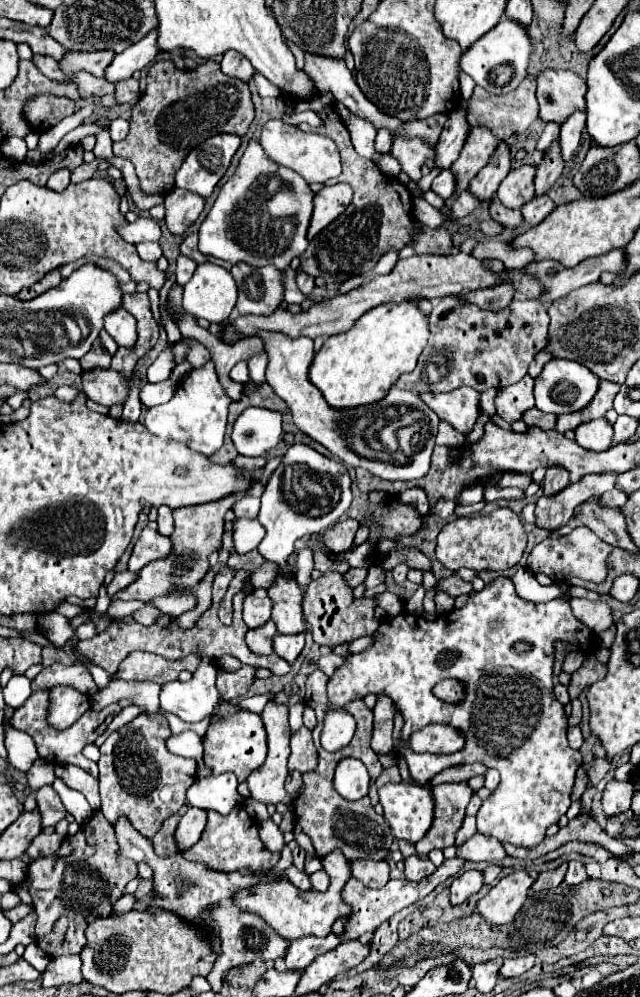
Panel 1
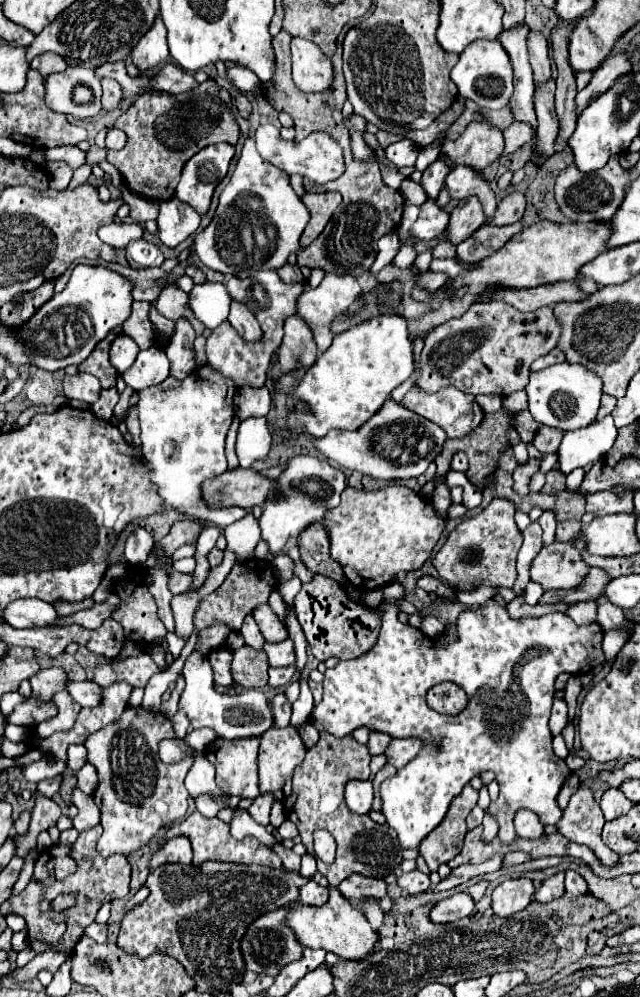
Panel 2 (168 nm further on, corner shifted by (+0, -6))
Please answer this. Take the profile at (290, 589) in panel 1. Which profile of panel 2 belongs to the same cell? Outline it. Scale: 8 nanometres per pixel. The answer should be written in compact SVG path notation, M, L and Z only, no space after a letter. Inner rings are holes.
M263 604L263 606L257 606L253 612L251 612L253 620L257 622L263 638L267 642L281 642L285 638L289 638L287 634L287 628L285 624L273 614L273 610L269 608L269 604Z

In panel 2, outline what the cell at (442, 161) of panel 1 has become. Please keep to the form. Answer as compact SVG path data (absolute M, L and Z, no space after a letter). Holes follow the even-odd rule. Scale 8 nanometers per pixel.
M435 160L435 162L423 172L423 178L421 178L419 184L423 186L427 198L437 200L443 184L445 184L445 176L447 176L447 174L449 174L449 168L447 168L447 164L445 164L443 160Z

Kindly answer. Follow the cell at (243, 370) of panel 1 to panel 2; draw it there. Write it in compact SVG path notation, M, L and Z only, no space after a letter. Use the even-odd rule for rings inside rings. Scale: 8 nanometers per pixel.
M209 366L195 368L185 380L169 376L163 384L139 390L137 412L141 424L143 458L147 478L157 486L159 496L175 512L225 528L249 514L245 508L213 508L207 506L201 494L201 484L227 470L225 436L233 422L235 388Z

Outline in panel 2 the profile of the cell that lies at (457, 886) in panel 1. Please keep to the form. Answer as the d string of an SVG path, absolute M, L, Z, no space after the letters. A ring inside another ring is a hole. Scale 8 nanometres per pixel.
M459 892L453 894L441 902L437 902L431 912L429 912L429 920L435 924L447 924L447 922L455 922L459 918L465 918L473 912L475 902L467 892Z

